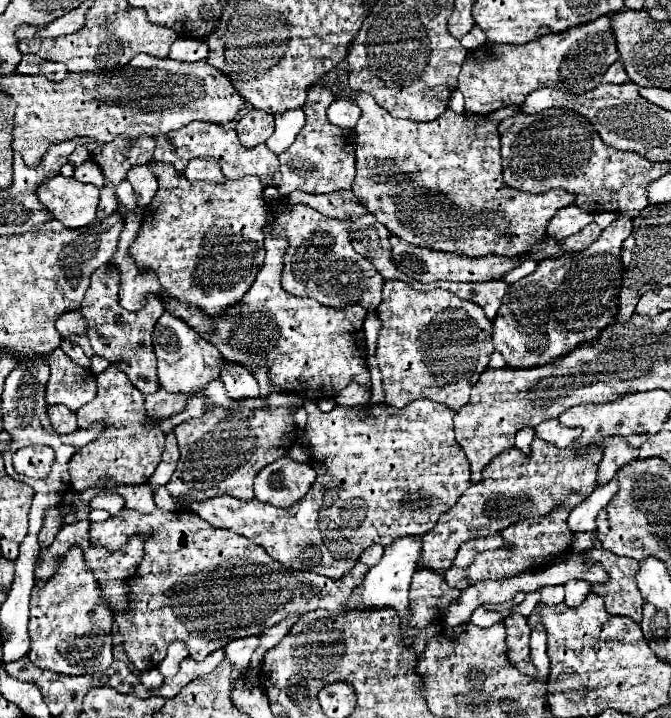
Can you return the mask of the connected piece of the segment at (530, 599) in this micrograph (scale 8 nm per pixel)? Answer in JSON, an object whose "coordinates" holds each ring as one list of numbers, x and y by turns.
{"coordinates":[[530,592,530,594,526,596,526,600,524,600,520,606,514,606,514,608,512,608,512,612,522,612,524,616,530,616,538,602,540,602,540,600,538,600,538,598,534,598,534,596,532,596,532,592]]}

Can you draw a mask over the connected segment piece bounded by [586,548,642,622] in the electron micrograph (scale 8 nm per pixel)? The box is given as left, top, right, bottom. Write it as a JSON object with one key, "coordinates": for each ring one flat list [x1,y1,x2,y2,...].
{"coordinates":[[592,548,586,552,586,562,600,562,608,572,606,584,592,584,592,594,604,598,608,614,628,616,634,622,642,620,642,594,636,586,638,562,610,554,606,550]]}

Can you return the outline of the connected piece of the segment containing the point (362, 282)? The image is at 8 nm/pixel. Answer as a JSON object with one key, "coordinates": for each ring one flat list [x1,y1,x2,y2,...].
{"coordinates":[[286,200,278,204,268,204,268,226,266,234,280,234,290,242,290,248,284,256,282,288,292,296,314,298,330,308,346,308,360,304,368,310,376,310,382,302,384,278,374,270,372,262,362,258,352,248,350,242,350,222,332,220,322,216,310,206,292,206]]}

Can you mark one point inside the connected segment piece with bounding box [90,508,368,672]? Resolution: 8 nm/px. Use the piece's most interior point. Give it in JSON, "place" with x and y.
{"place":[205,586]}

